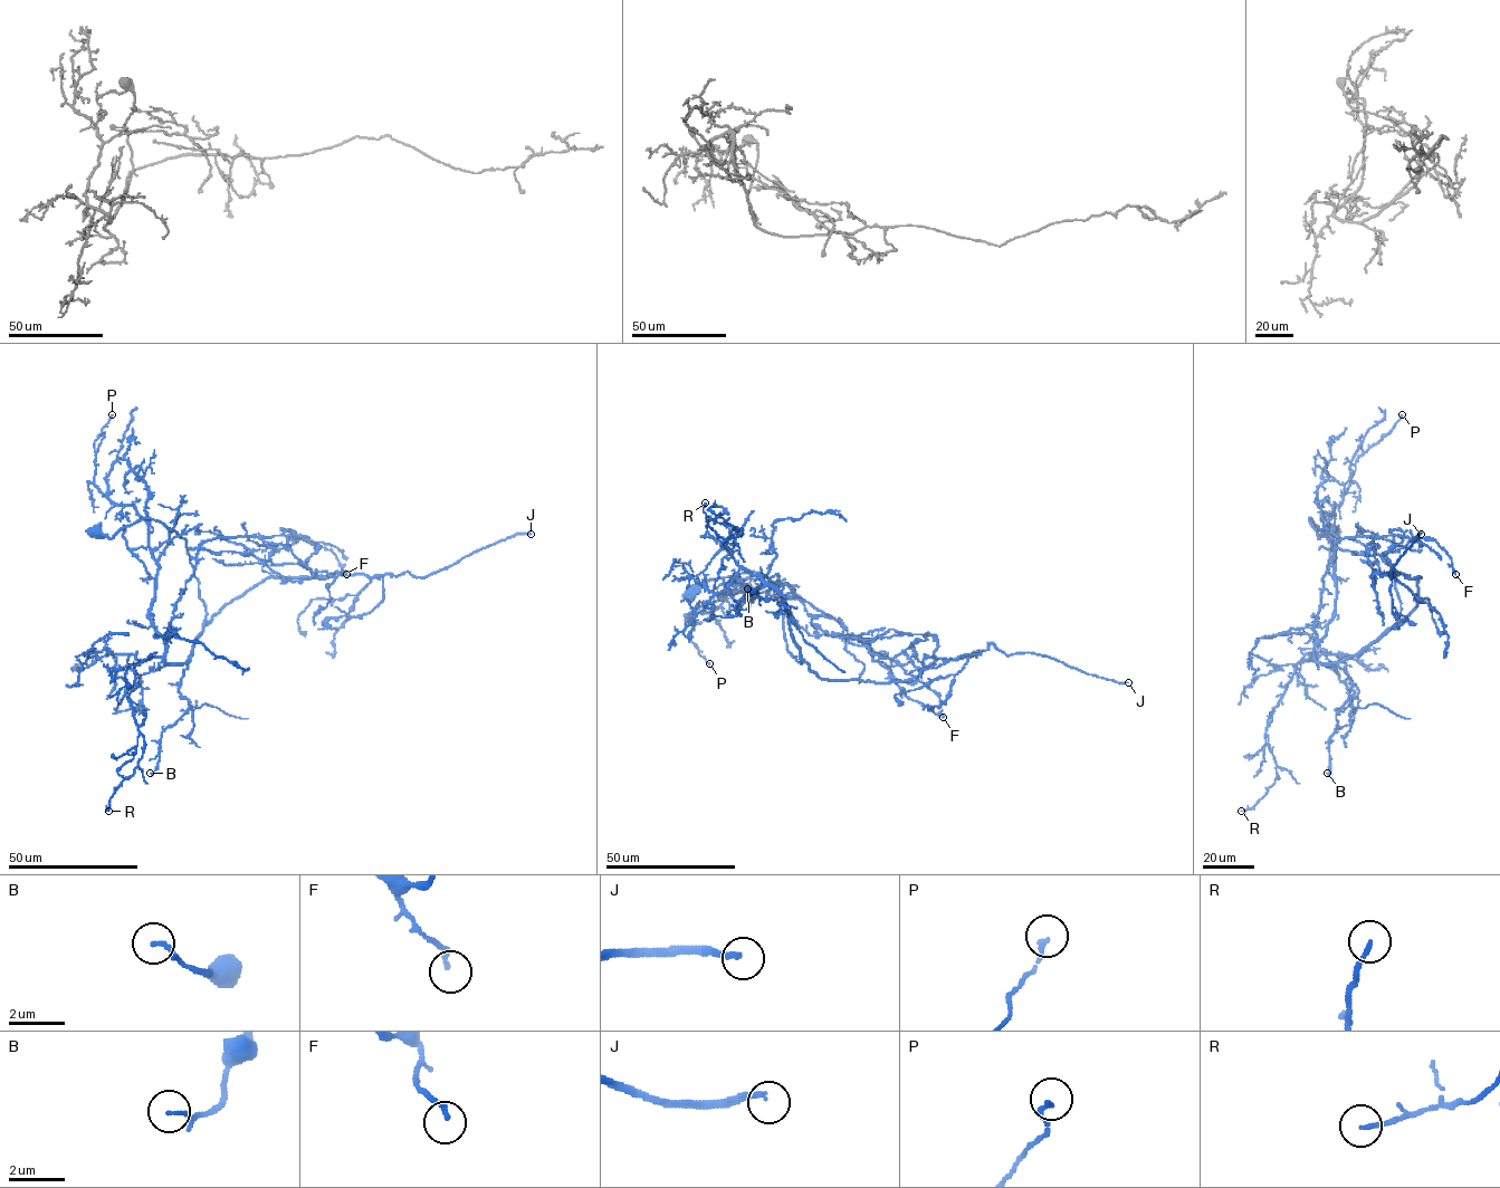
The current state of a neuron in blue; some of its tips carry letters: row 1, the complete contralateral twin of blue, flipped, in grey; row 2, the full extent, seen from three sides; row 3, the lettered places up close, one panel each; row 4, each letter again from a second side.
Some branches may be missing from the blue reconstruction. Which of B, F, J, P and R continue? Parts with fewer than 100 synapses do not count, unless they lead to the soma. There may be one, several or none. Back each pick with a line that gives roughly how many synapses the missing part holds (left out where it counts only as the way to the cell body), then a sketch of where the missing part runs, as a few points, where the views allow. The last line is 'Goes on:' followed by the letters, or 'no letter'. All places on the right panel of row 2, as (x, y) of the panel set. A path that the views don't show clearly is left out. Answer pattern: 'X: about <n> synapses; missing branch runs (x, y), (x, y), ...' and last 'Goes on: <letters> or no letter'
J: about 200 synapses; missing branch runs (1421, 534), (1392, 565), (1374, 555), (1383, 543), (1381, 533), (1368, 537), (1340, 524), (1319, 536)
Goes on: J

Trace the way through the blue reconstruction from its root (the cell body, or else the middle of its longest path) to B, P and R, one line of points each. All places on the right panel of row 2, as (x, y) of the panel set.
B: (1330, 529), (1319, 538), (1309, 519), (1383, 557), (1401, 611), (1337, 664), (1354, 693), (1336, 715), (1327, 773)
P: (1330, 529), (1319, 538), (1309, 519), (1383, 557), (1401, 611), (1359, 652), (1321, 663), (1333, 508), (1402, 414)
R: (1330, 529), (1309, 519), (1389, 564), (1400, 618), (1344, 660), (1295, 666), (1266, 730), (1278, 777), (1241, 811)

